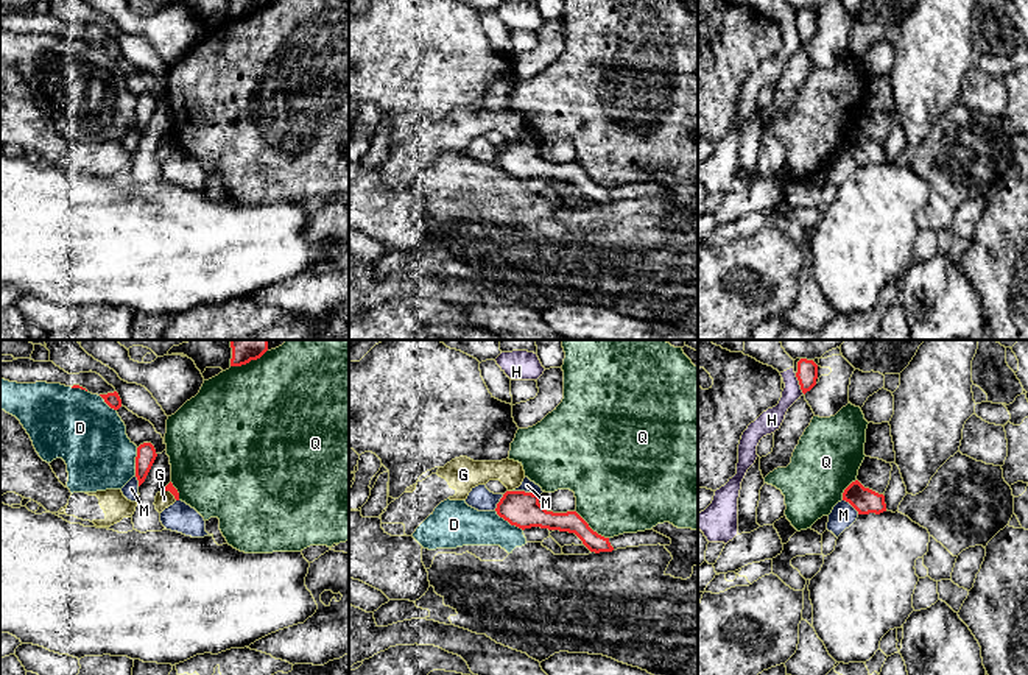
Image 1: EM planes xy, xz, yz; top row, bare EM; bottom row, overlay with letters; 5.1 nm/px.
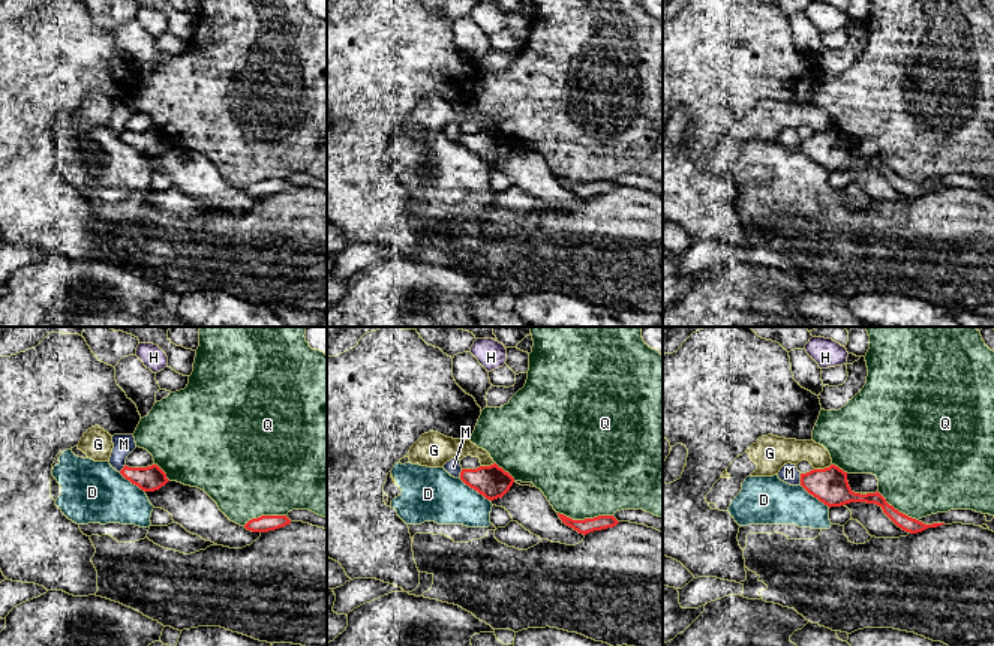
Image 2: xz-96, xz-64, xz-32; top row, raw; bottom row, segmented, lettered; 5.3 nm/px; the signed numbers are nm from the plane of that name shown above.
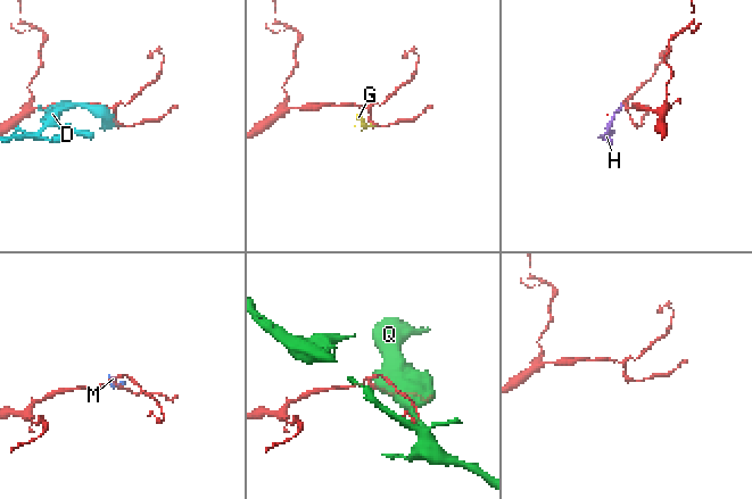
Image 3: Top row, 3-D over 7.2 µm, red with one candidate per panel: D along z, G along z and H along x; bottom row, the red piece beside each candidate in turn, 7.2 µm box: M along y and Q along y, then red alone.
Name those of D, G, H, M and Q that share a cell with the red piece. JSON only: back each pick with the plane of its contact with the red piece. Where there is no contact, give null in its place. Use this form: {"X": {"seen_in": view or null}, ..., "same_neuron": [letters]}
{"same_neuron": []}

